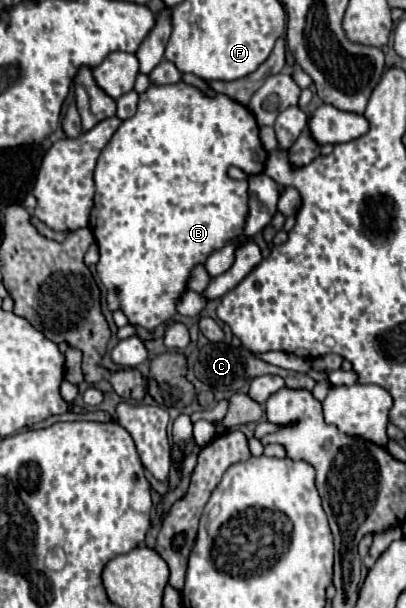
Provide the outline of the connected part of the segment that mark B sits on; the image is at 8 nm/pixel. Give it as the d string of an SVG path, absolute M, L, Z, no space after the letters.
M185 82L165 84L165 86L151 84L143 94L139 94L139 108L137 108L135 116L125 120L117 128L117 132L113 134L113 138L109 140L109 144L101 152L97 168L95 168L95 176L93 176L93 180L95 180L95 206L91 212L89 226L91 226L91 232L93 232L97 246L99 246L99 252L101 252L101 258L97 262L97 274L107 288L109 308L111 310L121 308L131 324L143 326L143 328L155 328L155 326L171 320L177 312L175 302L185 292L185 282L189 278L191 268L195 264L203 264L211 252L223 248L231 238L239 236L243 230L245 216L247 216L247 180L229 178L227 176L229 166L237 166L245 174L259 174L259 172L263 172L265 160L267 160L267 152L259 140L259 126L257 126L251 110L247 106L241 106L239 102L233 102L231 98L225 98L225 94L207 96L197 86L189 86Z

